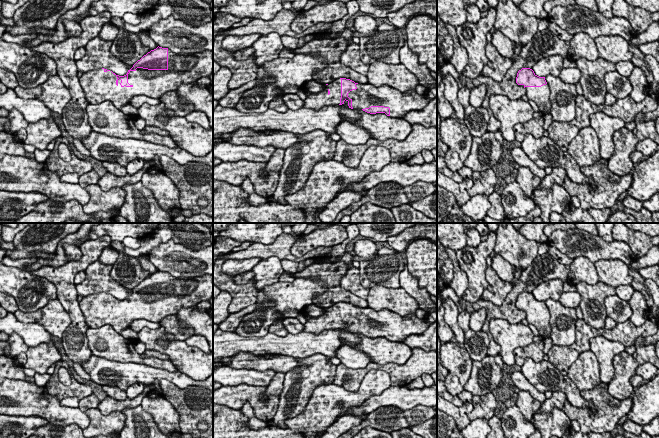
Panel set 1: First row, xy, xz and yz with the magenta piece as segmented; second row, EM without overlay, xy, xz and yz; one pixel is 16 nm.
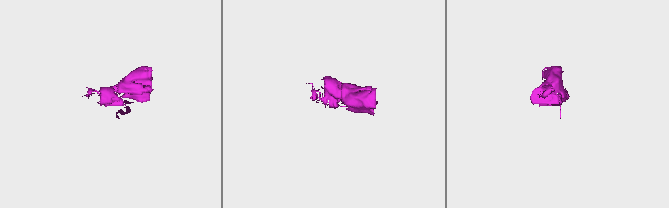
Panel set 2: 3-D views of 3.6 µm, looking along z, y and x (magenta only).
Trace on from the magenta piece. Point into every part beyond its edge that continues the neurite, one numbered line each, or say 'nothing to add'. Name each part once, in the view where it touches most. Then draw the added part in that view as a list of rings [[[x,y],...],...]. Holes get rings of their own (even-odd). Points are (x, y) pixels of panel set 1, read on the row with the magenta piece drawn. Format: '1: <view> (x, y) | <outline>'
1: xy (98, 86) | [[[168,49],[168,69],[137,68],[128,74],[130,87],[122,87],[111,71],[97,69],[83,73],[79,79],[89,104],[111,101],[117,109],[130,104],[134,96],[145,95],[158,99],[176,90],[182,83],[189,84],[213,72],[213,50],[193,54],[176,54]]]

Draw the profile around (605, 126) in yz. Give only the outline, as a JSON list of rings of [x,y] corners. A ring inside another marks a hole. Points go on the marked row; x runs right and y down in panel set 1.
[[[603,112],[590,115],[590,124],[596,132],[600,143],[600,156],[603,159],[610,159],[615,150],[613,134],[625,126],[621,118],[610,117]]]

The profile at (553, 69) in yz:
[[[552,55],[539,60],[533,67],[535,75],[546,77],[547,75],[559,76],[562,71],[564,58],[561,55]]]

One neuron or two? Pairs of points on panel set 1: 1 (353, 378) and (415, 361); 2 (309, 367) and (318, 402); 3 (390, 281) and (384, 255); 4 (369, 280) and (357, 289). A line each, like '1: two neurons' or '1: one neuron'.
1: one neuron
2: two neurons
3: one neuron
4: two neurons

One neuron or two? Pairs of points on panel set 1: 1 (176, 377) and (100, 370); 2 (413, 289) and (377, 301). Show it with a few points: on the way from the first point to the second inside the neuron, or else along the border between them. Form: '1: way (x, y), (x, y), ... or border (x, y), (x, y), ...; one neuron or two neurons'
1: way (157, 374), (119, 373); one neuron
2: border (400, 286), (416, 301), (419, 307); two neurons

